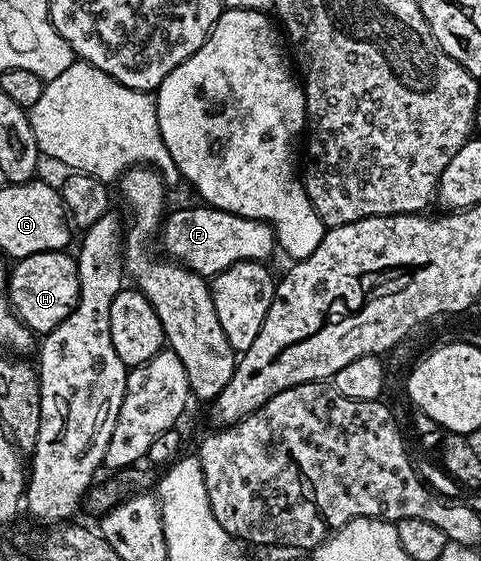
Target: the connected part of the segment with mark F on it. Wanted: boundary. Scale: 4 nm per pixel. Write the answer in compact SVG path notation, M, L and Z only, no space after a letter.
M199 206L200 208L176 208L167 213L158 233L158 244L165 248L175 263L189 268L199 276L211 278L222 270L243 260L267 261L272 248L277 247L271 224L263 220L251 220L235 216L221 208Z

